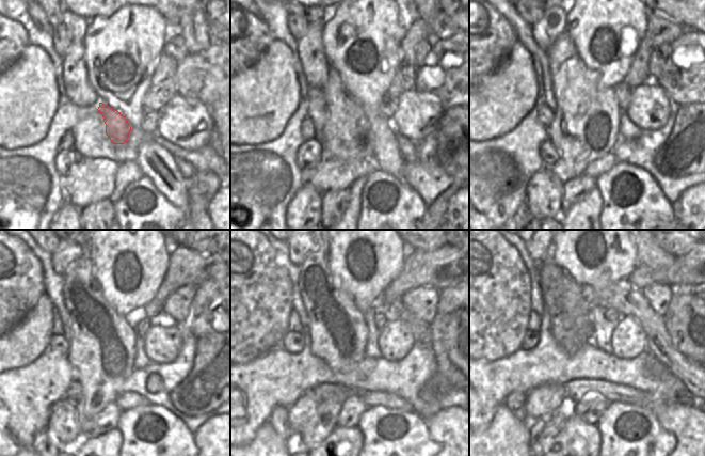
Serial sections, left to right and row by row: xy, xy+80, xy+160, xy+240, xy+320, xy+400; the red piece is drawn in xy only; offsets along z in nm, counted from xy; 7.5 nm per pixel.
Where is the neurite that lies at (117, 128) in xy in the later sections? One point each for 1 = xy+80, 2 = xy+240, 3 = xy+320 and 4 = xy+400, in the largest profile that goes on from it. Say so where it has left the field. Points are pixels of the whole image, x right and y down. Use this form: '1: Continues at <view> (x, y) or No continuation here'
1: Continues at xy+80 (347, 135)
2: Continues at xy+240 (101, 351)
3: Continues at xy+320 (338, 332)
4: Continues at xy+400 (571, 331).

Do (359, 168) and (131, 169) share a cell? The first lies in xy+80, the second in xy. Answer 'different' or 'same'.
different

